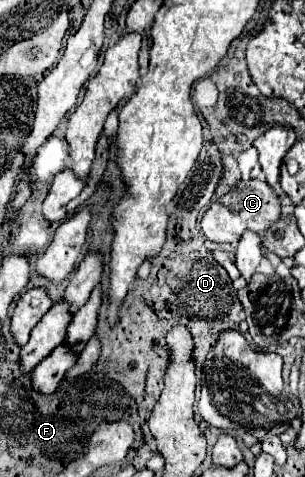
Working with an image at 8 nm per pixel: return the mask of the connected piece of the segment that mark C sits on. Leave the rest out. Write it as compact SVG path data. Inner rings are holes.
M248 180L240 182L228 194L212 202L212 206L202 216L202 232L212 242L236 246L238 238L242 238L246 230L254 230L262 238L262 234L266 234L266 230L270 228L270 222L276 222L278 216L280 216L280 200L276 192L262 180Z

